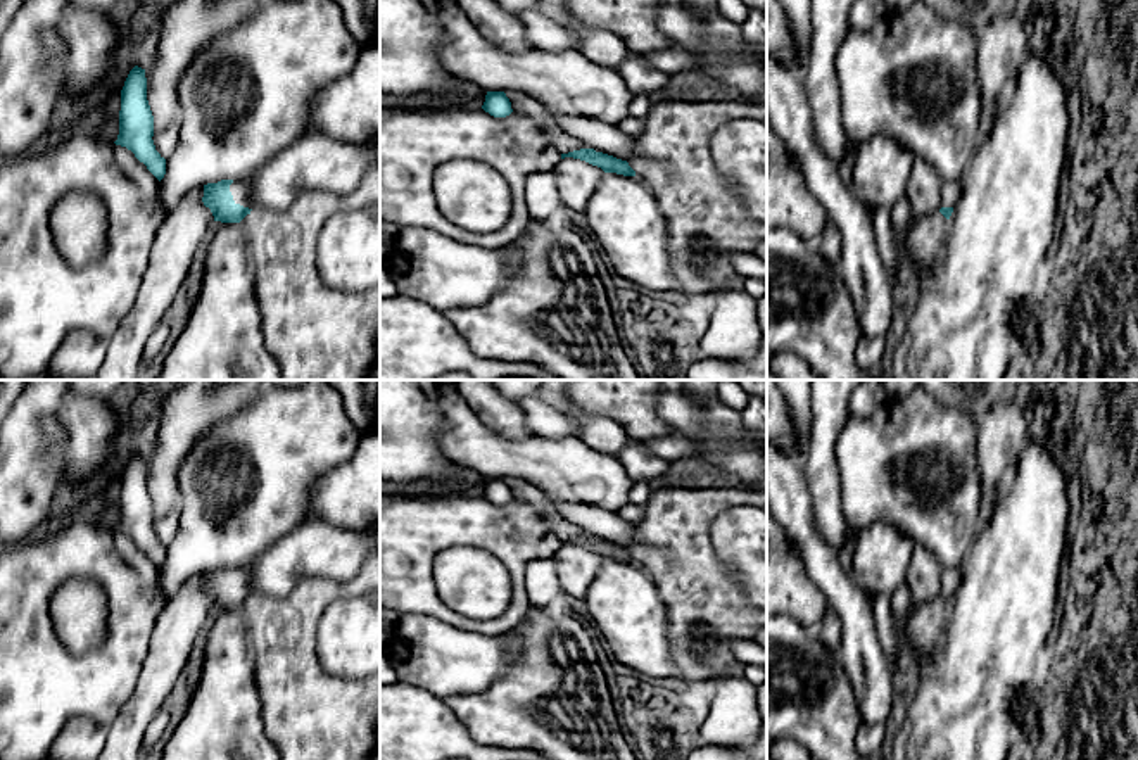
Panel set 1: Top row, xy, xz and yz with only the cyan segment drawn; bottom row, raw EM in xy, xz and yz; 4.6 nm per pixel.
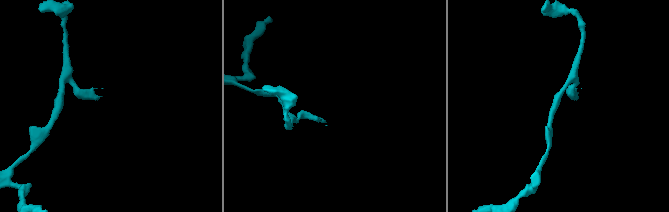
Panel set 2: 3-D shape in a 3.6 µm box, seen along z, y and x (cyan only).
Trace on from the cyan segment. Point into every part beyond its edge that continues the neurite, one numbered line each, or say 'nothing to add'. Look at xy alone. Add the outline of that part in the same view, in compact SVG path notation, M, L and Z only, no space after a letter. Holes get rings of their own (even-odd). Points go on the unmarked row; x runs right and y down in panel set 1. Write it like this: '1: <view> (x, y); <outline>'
1: xy (240, 577); M233 568L230 572L230 579L233 582L235 591L252 596L250 575L249 575L247 568Z

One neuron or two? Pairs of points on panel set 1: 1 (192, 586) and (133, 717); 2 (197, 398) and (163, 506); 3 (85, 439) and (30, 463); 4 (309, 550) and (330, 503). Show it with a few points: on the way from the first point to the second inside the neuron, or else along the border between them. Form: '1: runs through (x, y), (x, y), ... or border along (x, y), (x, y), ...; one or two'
1: runs through (182, 619), (154, 684); one
2: runs through (180, 425), (163, 463), (163, 479); one
3: border along (59, 408), (57, 420), (63, 432), (61, 487); two
4: border along (306, 519), (325, 519), (337, 525), (361, 529); two

